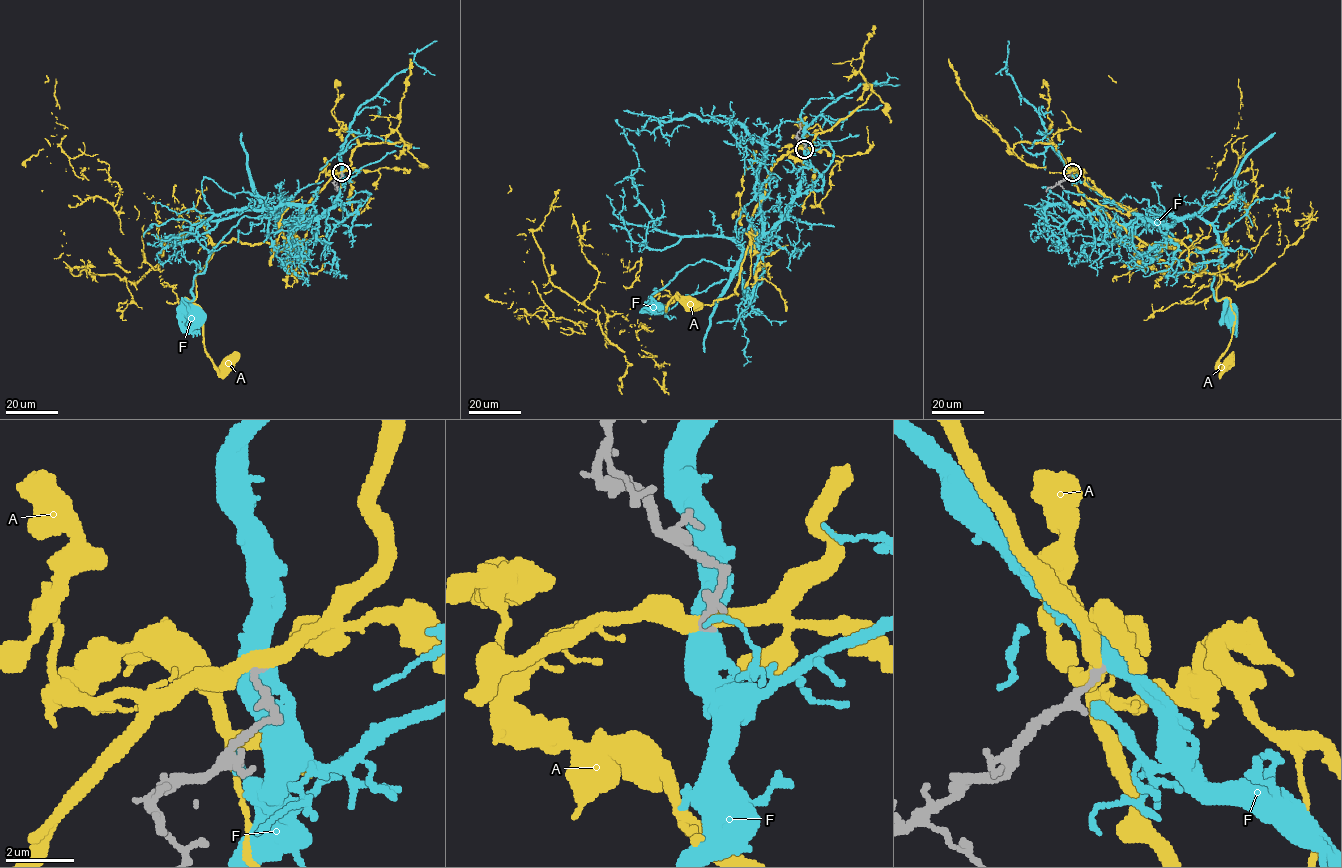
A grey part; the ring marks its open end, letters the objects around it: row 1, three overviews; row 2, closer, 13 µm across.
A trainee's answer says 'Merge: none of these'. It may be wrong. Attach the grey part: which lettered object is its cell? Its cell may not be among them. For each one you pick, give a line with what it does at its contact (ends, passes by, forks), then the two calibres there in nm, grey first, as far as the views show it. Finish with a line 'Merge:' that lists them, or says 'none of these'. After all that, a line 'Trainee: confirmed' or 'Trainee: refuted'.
F: it passes by; calibres 200 and 550 nm
Merge: F
Trainee: refuted

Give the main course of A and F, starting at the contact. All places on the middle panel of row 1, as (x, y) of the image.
A: (804, 149), (772, 168), (737, 293), (710, 305), (659, 293), (648, 305), (691, 304)
F: (804, 150), (800, 186), (788, 212), (733, 268), (701, 259), (655, 288), (648, 302), (657, 309)

